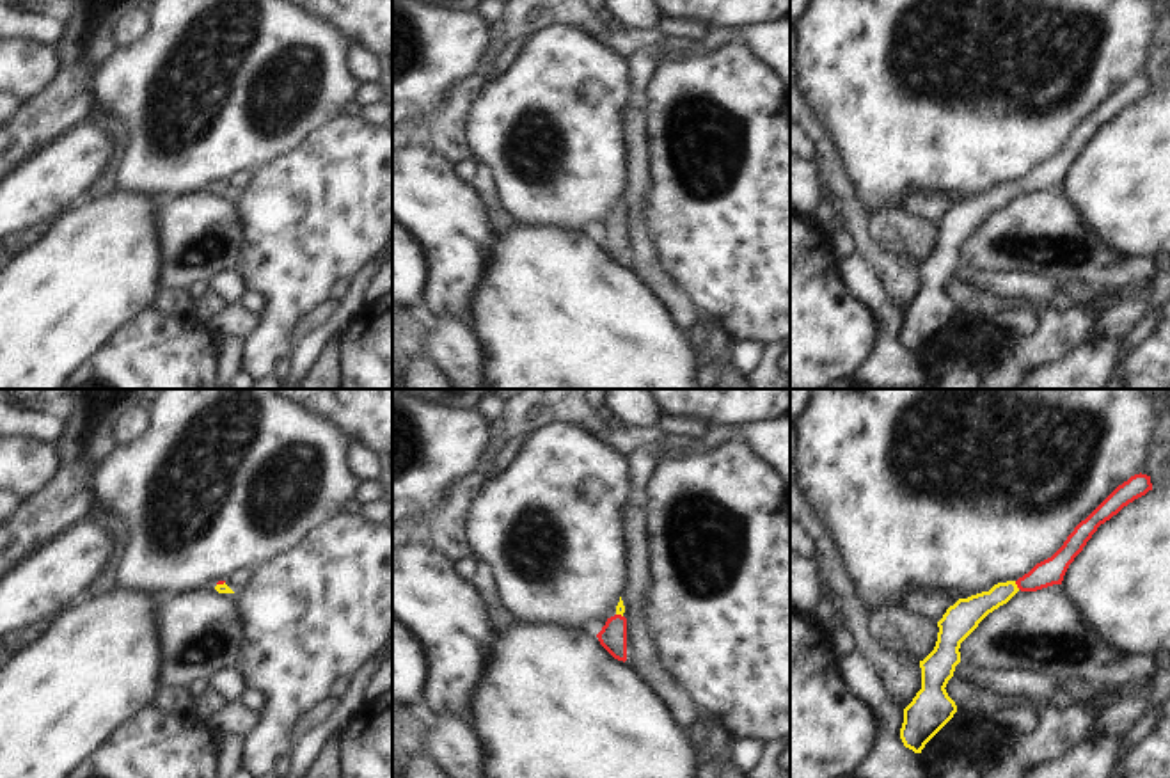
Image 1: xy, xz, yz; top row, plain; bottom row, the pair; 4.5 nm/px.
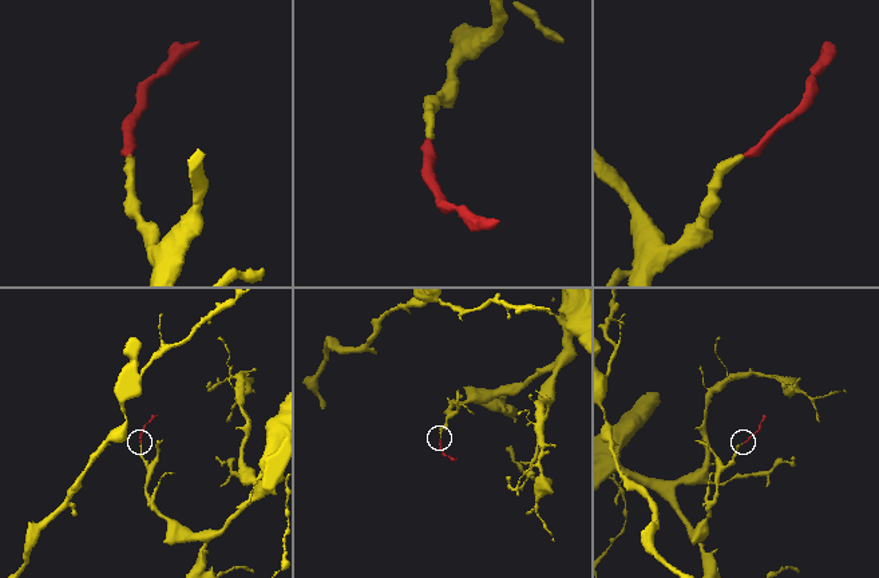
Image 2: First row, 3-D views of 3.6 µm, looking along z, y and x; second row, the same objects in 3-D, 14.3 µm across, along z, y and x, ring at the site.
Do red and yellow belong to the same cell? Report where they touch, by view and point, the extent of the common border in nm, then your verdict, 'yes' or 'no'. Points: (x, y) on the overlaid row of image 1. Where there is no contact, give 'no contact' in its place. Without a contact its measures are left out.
contact yz (1016, 583); length 50 nm; yes

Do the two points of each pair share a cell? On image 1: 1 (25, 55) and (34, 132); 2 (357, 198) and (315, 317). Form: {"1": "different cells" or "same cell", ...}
{"1": "different cells", "2": "different cells"}

